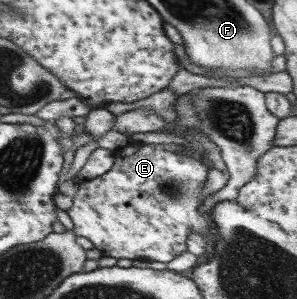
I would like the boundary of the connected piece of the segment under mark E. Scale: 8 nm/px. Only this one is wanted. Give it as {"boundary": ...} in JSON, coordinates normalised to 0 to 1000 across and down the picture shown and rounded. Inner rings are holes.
{"boundary":[[[522,482],[401,495],[387,508],[387,532],[377,565],[340,592],[269,602],[242,692],[226,702],[246,739],[246,776],[256,786],[303,799],[316,826],[350,856],[566,880],[633,833],[640,779],[660,776],[684,789],[700,779],[700,766],[663,763],[700,759],[694,732],[673,726],[673,712],[653,712],[687,672],[680,625],[700,592],[694,552],[680,552],[646,525],[626,525],[626,508],[616,518],[593,518],[579,505],[559,505],[545,485]]]}

